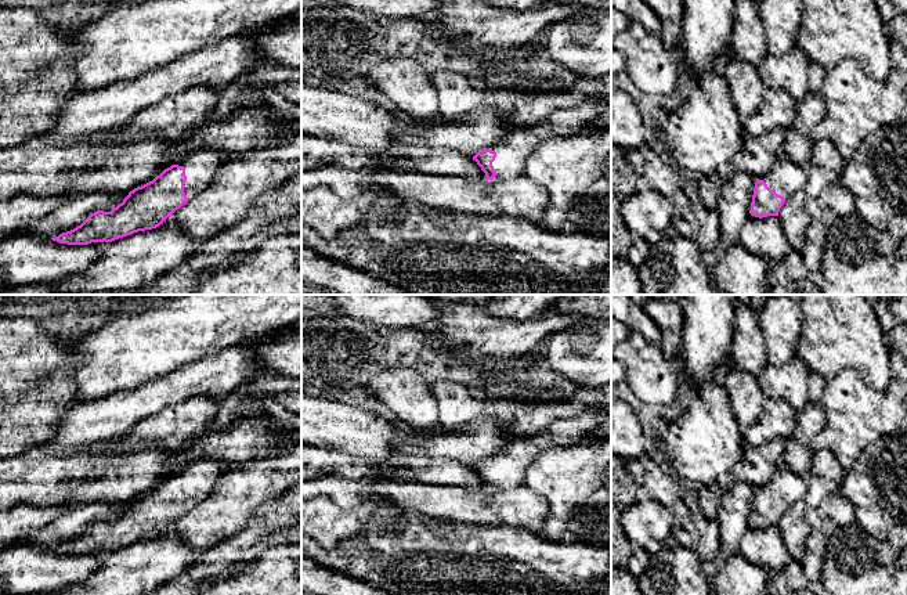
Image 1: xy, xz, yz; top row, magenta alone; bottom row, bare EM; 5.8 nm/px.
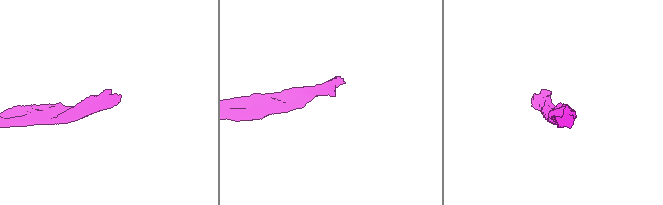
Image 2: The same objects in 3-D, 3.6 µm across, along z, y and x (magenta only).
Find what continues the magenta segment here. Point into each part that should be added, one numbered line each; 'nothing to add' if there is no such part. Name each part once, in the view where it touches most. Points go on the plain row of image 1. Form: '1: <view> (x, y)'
1: xy (201, 476)

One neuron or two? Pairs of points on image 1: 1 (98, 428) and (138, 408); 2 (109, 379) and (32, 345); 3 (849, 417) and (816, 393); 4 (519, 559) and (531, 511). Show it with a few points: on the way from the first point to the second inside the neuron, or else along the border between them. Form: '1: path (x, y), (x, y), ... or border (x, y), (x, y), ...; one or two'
1: path (108, 418), (123, 408), (129, 408); one
2: border (72, 345), (65, 360), (78, 390); two
3: border (826, 381), (823, 395), (817, 401); two
4: border (494, 525), (523, 526), (534, 533); two

